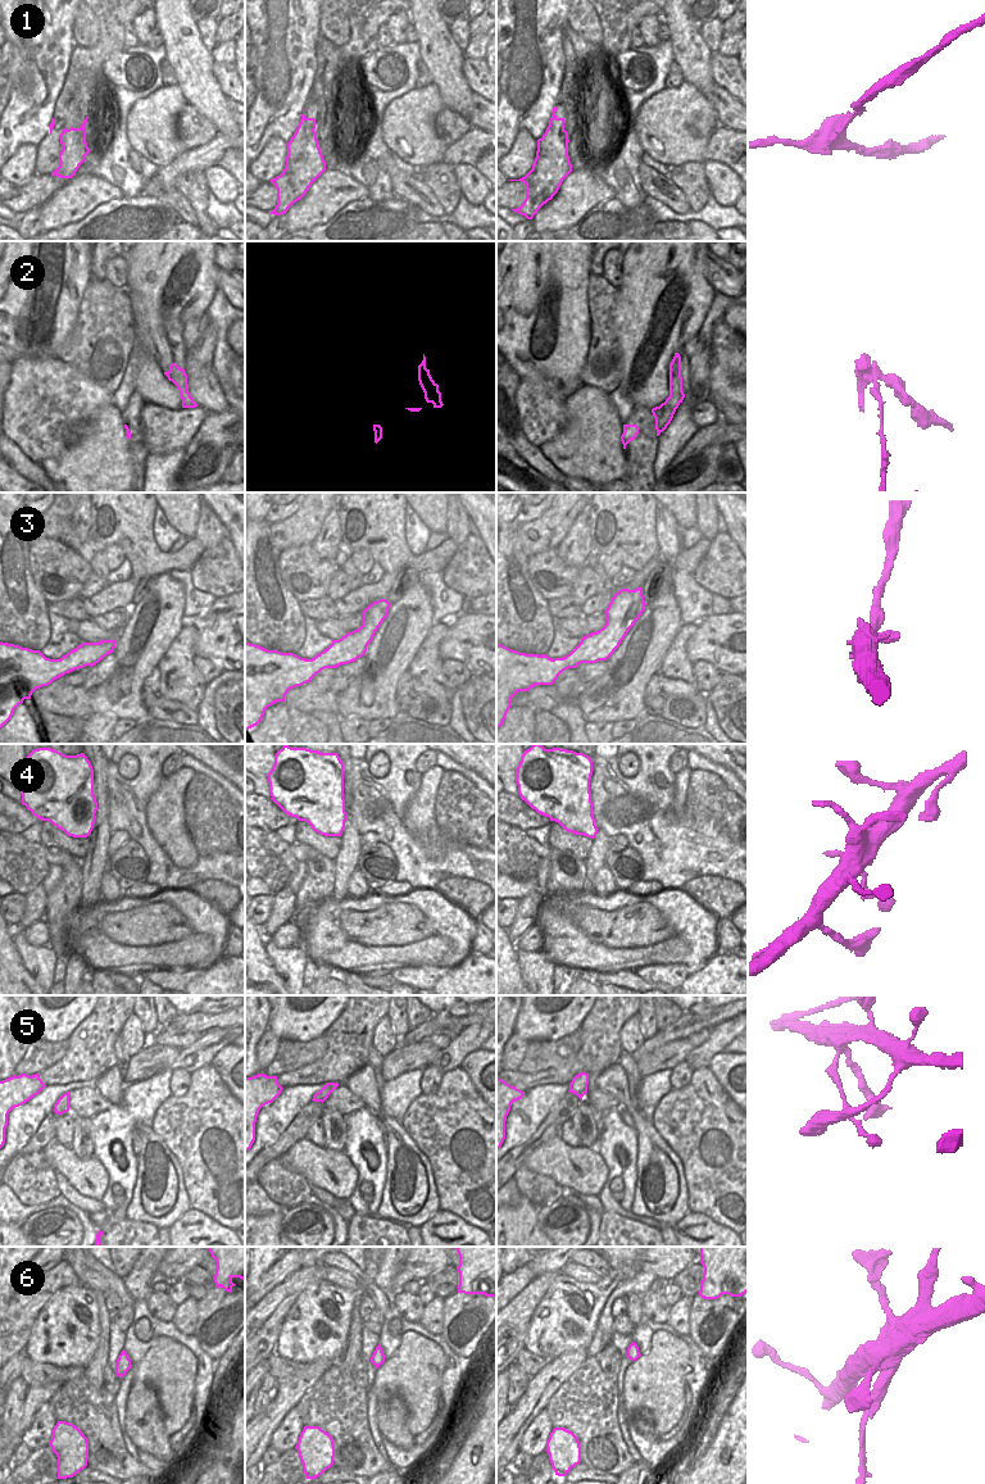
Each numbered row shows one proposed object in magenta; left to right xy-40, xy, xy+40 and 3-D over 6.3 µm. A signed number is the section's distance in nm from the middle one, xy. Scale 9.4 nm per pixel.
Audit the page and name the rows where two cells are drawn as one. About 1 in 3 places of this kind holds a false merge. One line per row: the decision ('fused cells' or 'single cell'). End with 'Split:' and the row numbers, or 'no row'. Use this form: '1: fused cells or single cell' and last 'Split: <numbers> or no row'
1: fused cells
2: fused cells
3: single cell
4: single cell
5: single cell
6: single cell
Split: 1, 2

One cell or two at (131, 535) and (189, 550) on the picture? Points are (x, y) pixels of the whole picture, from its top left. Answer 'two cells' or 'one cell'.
one cell

